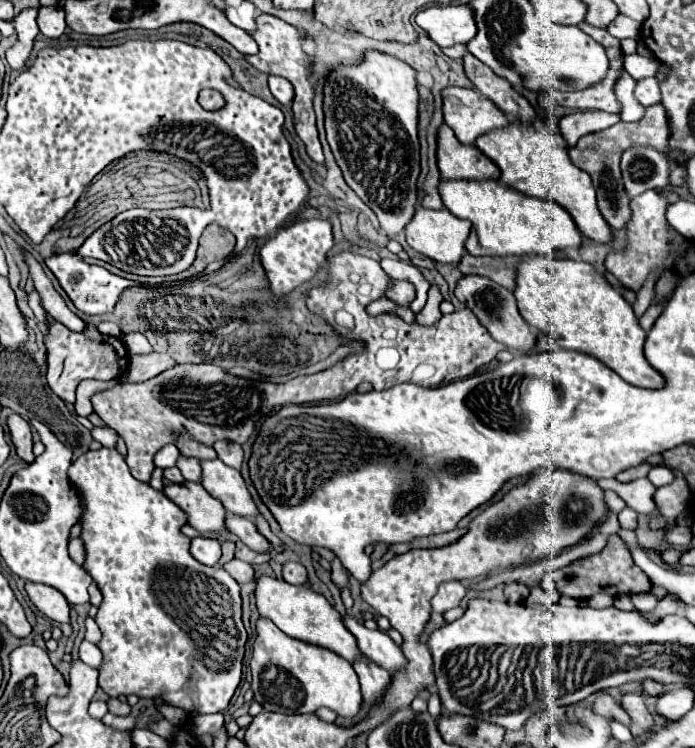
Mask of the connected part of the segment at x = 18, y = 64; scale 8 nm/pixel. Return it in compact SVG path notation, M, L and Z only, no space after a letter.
M23 44L11 46L11 48L7 50L7 62L9 62L9 66L11 66L13 70L21 70L23 64L25 64L25 60L29 58L29 52L31 52L31 50L27 50L27 46L23 46Z

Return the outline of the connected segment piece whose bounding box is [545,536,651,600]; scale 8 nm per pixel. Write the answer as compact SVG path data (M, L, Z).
M611 536L607 546L599 554L593 554L593 556L587 556L579 562L573 562L567 568L549 572L545 576L545 582L547 582L547 586L555 588L559 594L565 594L565 596L571 596L571 598L583 598L583 600L593 596L595 592L605 590L607 586L617 588L615 594L641 594L641 592L647 592L651 588L649 578L633 562L629 548L625 546L625 542L619 536Z

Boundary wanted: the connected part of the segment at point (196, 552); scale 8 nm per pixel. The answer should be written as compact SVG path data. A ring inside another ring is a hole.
M193 538L191 540L191 554L205 566L215 566L219 556L221 556L221 548L217 540L209 540L209 538Z

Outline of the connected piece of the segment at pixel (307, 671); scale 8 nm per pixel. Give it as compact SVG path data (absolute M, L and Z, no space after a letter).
M259 618L257 622L251 674L255 700L269 712L311 714L317 708L329 708L337 716L351 720L361 710L363 700L353 666L341 656L335 656L331 650L285 636L271 620Z

